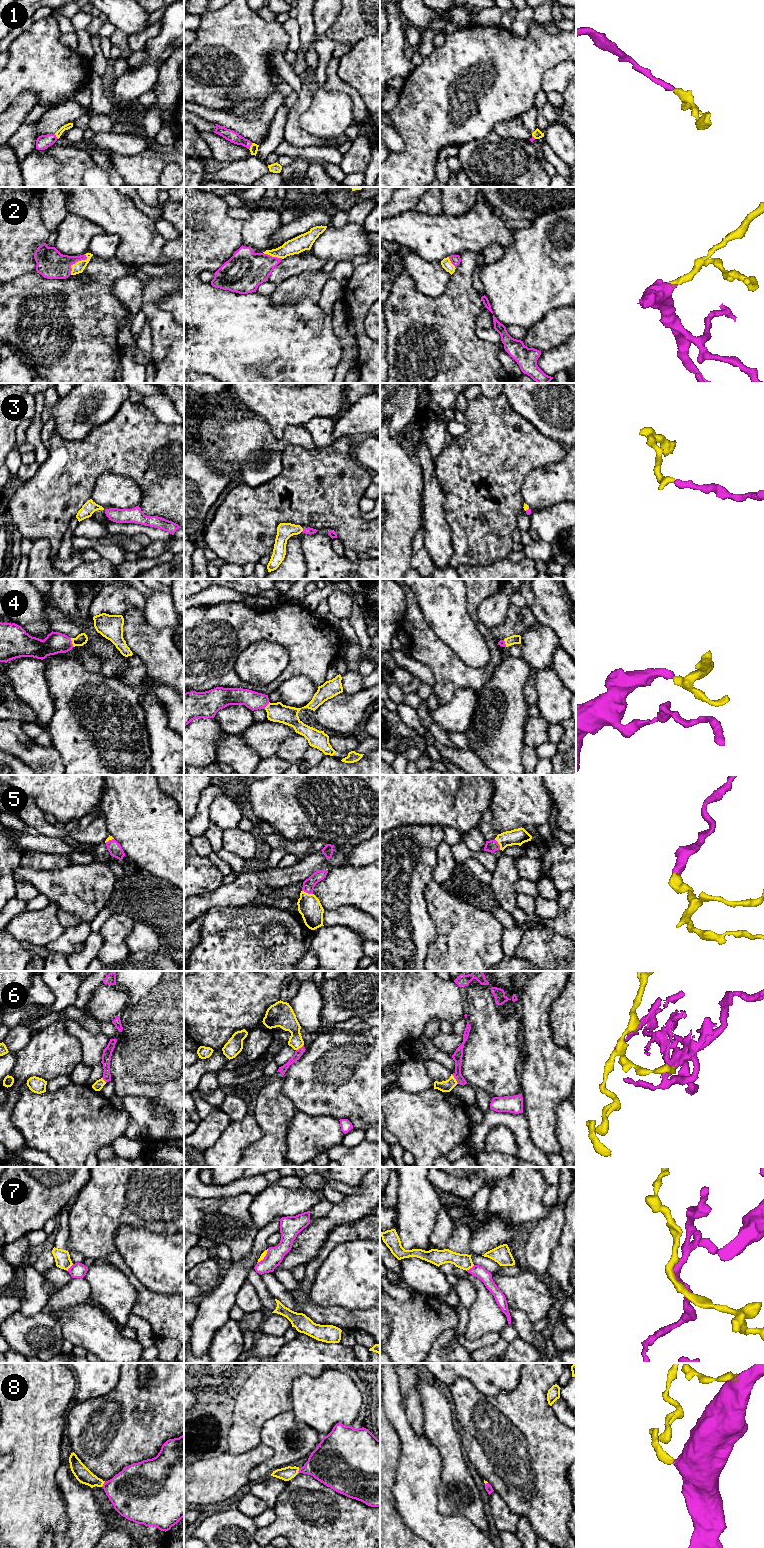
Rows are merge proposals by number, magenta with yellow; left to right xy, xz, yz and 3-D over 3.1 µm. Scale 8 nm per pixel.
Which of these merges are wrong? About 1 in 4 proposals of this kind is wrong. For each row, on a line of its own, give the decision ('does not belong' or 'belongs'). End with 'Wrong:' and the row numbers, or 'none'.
1: belongs
2: belongs
3: belongs
4: belongs
5: belongs
6: does not belong
7: does not belong
8: belongs
Wrong: 6, 7

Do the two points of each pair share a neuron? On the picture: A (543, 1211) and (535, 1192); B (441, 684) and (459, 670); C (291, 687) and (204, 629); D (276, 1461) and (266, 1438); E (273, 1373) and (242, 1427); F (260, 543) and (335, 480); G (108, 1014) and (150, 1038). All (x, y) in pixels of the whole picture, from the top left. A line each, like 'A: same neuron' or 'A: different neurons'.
A: same neuron
B: same neuron
C: different neurons
D: same neuron
E: same neuron
F: same neuron
G: different neurons

